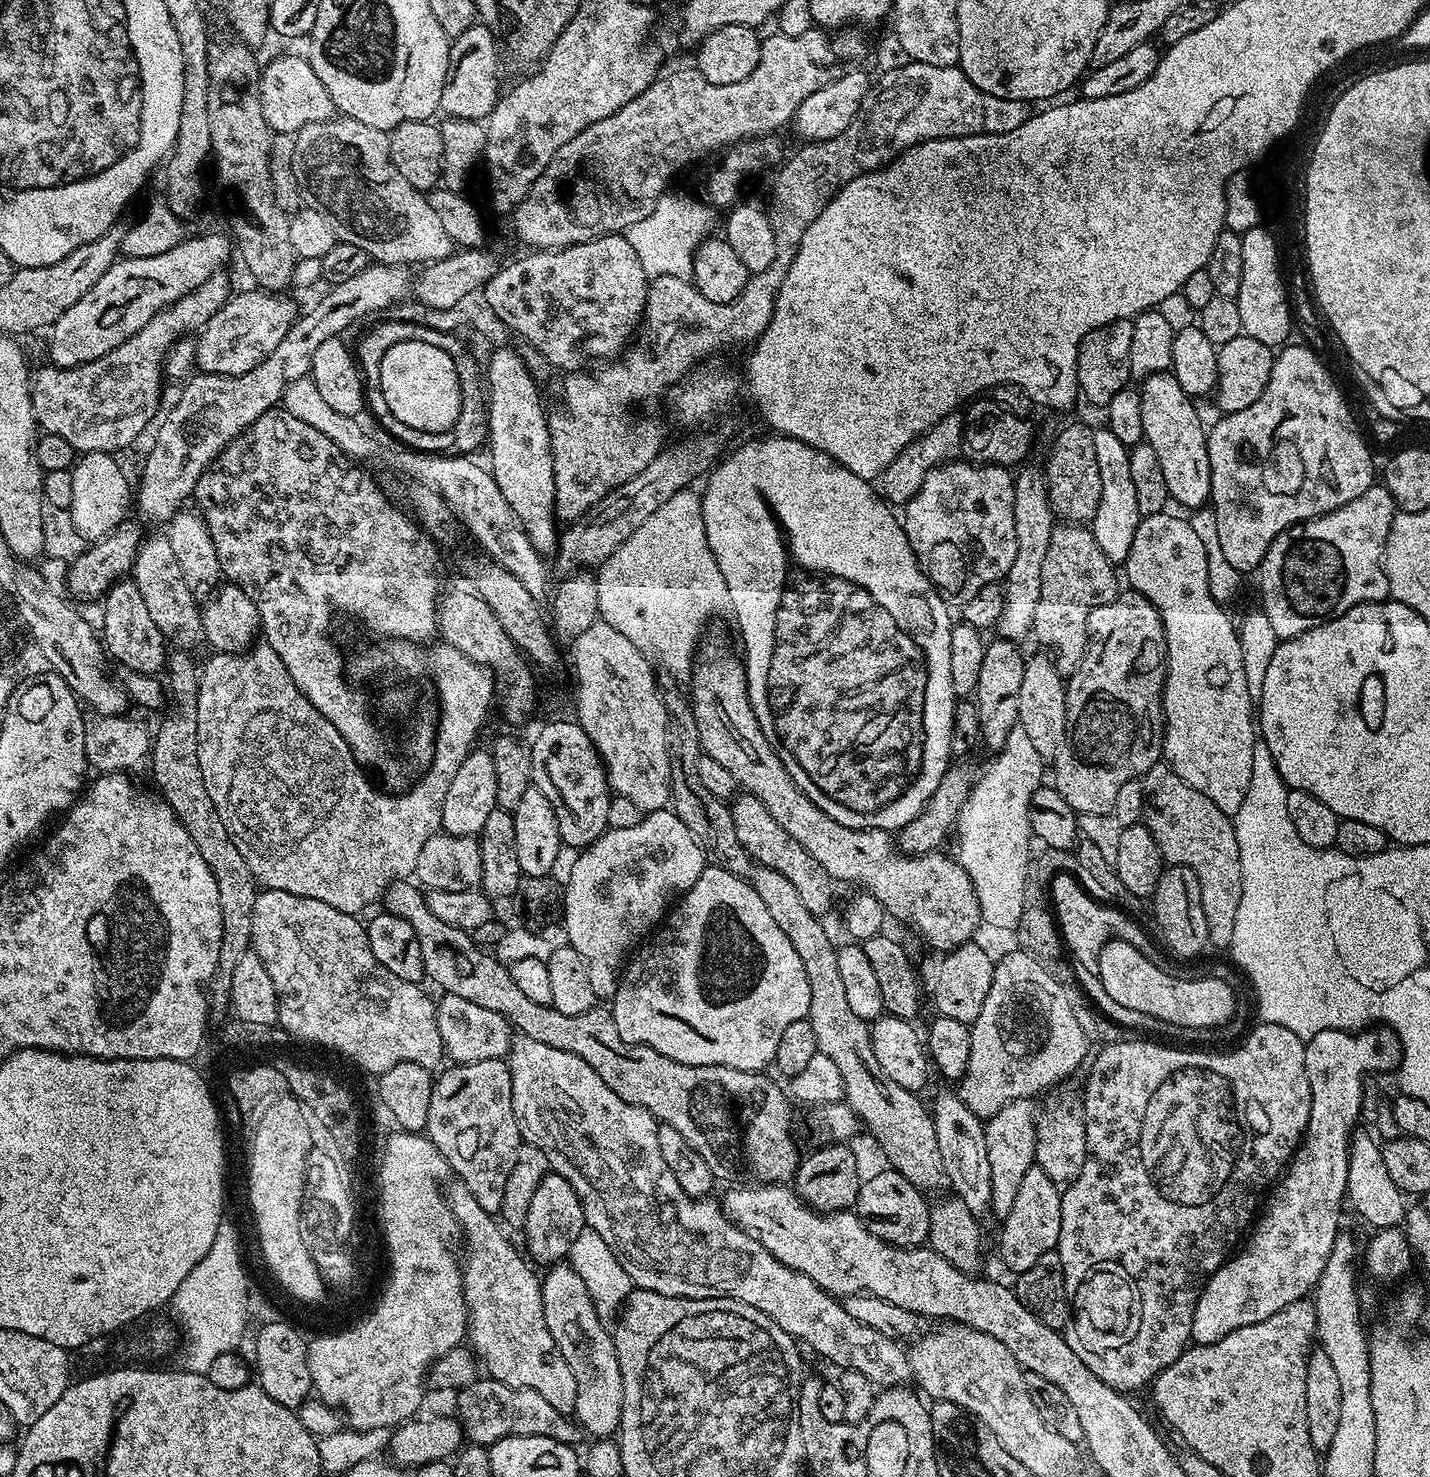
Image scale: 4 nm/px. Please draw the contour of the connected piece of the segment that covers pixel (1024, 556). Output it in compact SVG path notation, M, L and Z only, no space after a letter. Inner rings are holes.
M1021 467L1015 473L1016 493L1014 494L1014 530L1016 531L1016 553L1008 575L1003 581L1004 613L998 625L1003 639L1020 642L1024 635L1032 632L1034 610L1038 610L1038 594L1042 594L1042 558L1046 558L1046 546L1050 546L1050 534L1054 527L1054 513L1048 505L1048 486L1044 483L1043 471Z

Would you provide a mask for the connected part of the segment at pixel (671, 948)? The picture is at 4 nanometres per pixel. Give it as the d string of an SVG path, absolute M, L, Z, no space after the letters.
M715 866L705 867L698 882L694 882L692 889L684 893L675 907L667 913L659 931L631 957L630 963L623 969L616 994L610 1001L614 1026L618 1026L618 1034L627 1044L645 1044L658 1050L658 1054L670 1057L674 1062L682 1062L690 1066L721 1064L747 1072L764 1072L767 1064L769 1067L773 1063L775 1051L778 1050L778 1042L781 1041L781 1035L785 1033L786 1026L807 1017L809 1010L810 982L806 982L806 970L802 970L802 958L798 958L794 946L790 946L790 938L786 938L786 934L778 930L774 918L770 918L770 910L766 910L762 898L758 898L758 894L745 877L735 876Z

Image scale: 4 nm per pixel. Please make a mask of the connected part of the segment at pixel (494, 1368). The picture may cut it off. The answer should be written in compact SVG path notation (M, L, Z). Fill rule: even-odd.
M453 1182L446 1188L446 1203L452 1209L452 1217L462 1229L462 1240L468 1245L462 1252L462 1275L464 1278L464 1301L468 1307L468 1322L466 1336L470 1341L477 1357L486 1365L489 1377L498 1382L506 1382L506 1386L538 1390L554 1410L562 1410L565 1414L576 1411L576 1383L574 1374L562 1358L562 1350L554 1342L550 1334L550 1326L546 1326L546 1314L542 1310L542 1280L539 1275L532 1273L533 1265L526 1259L525 1253L520 1252L508 1241L508 1236L495 1224L493 1217L482 1206L478 1206L474 1194L466 1190L466 1186Z

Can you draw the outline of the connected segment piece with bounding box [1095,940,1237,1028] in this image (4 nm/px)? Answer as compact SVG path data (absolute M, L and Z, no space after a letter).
M1112 940L1102 950L1095 970L1095 975L1100 976L1100 984L1104 987L1103 995L1127 1009L1138 1010L1141 1014L1148 1014L1152 1018L1160 1019L1165 1026L1172 1027L1173 1024L1176 1028L1220 1028L1228 1019L1237 1015L1237 998L1226 982L1212 977L1193 979L1188 974L1171 976L1170 973L1163 972L1155 964L1156 962L1153 957L1142 954L1142 950L1130 946L1130 942Z

